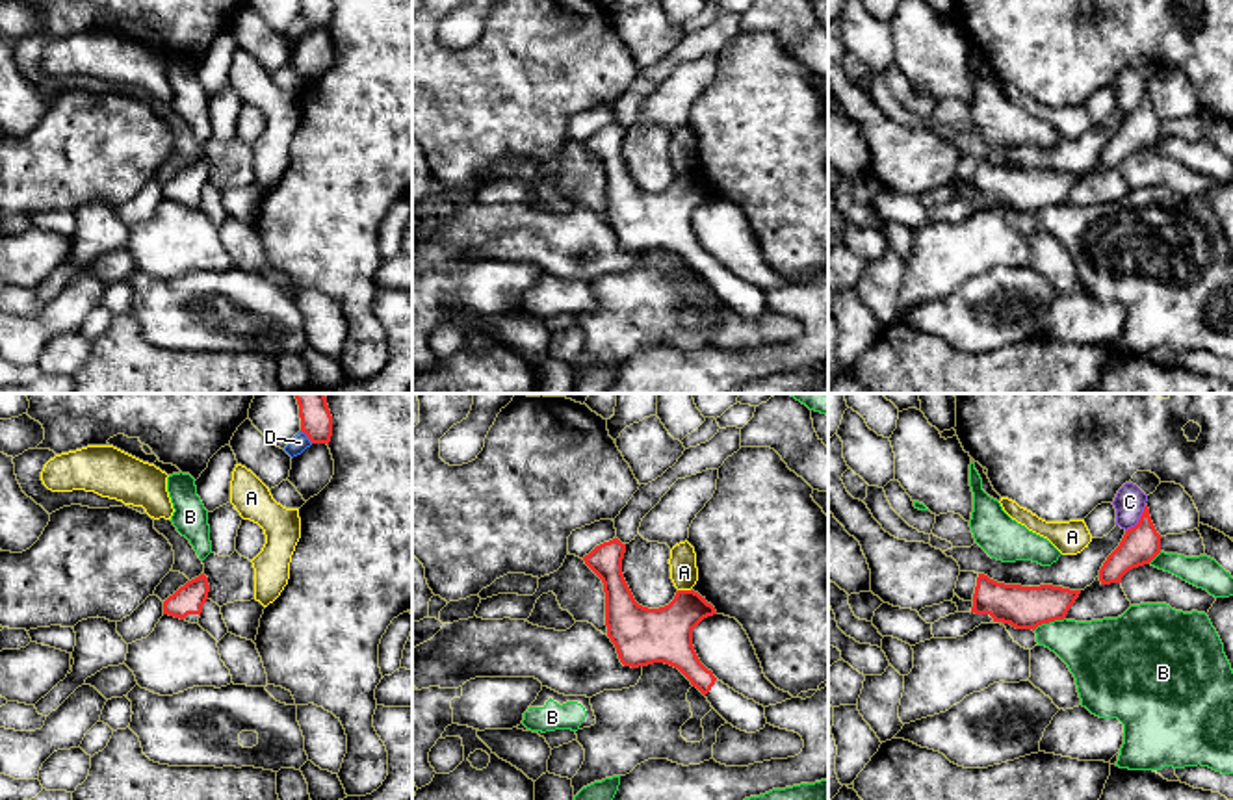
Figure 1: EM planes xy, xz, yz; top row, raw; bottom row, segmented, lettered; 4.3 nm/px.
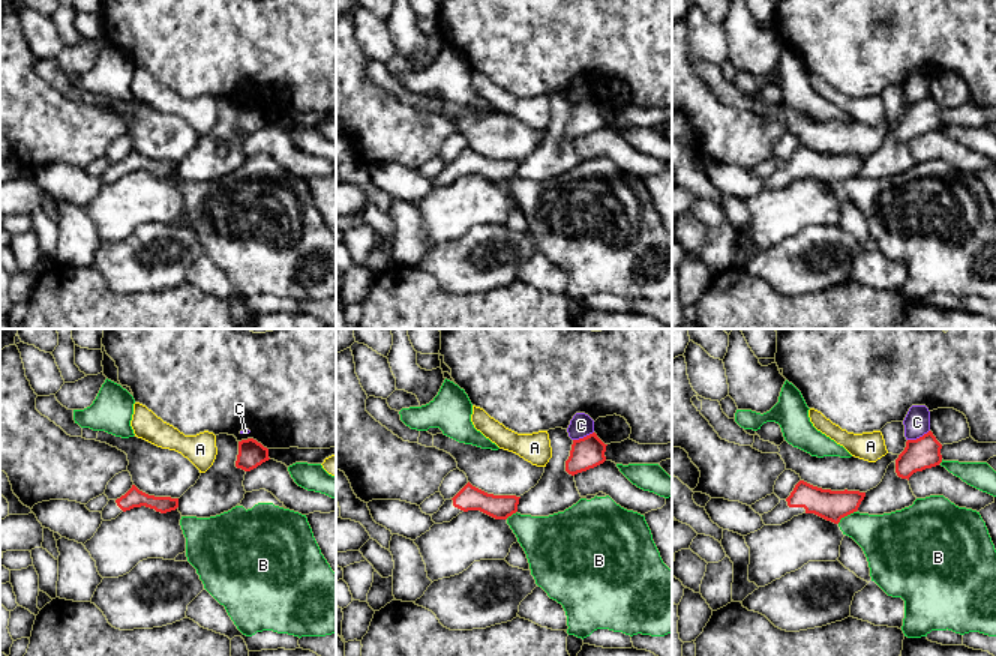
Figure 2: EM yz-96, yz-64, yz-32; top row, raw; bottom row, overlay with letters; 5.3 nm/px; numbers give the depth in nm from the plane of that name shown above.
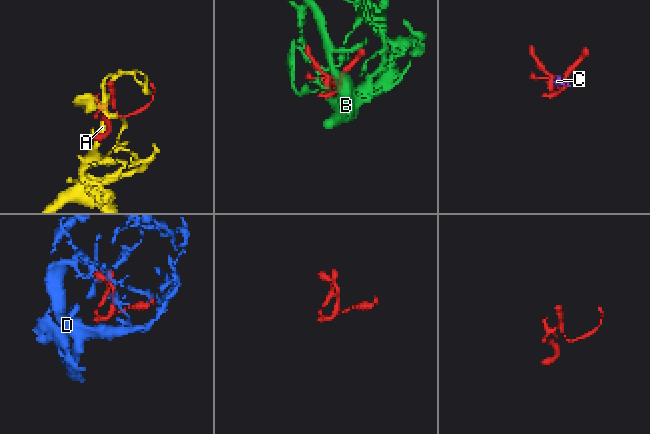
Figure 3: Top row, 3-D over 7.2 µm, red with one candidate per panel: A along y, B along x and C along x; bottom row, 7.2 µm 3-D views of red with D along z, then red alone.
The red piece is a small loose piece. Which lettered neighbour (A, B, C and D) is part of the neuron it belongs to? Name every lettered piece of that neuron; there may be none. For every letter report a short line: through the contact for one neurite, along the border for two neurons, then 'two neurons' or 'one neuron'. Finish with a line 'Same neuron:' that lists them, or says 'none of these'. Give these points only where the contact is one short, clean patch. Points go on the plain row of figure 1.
A: two neurons
B: two neurons
C: two neurons
D: two neurons
Same neuron: none of these

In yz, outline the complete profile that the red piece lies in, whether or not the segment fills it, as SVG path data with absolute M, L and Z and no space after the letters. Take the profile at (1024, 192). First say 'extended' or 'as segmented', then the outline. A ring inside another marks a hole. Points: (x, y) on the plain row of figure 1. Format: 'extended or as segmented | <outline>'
extended | M979 158L969 197L954 197L932 208L934 223L964 221L980 208L1003 206L1016 213L1036 213L1064 204L1081 174L1053 169L1005 169Z

